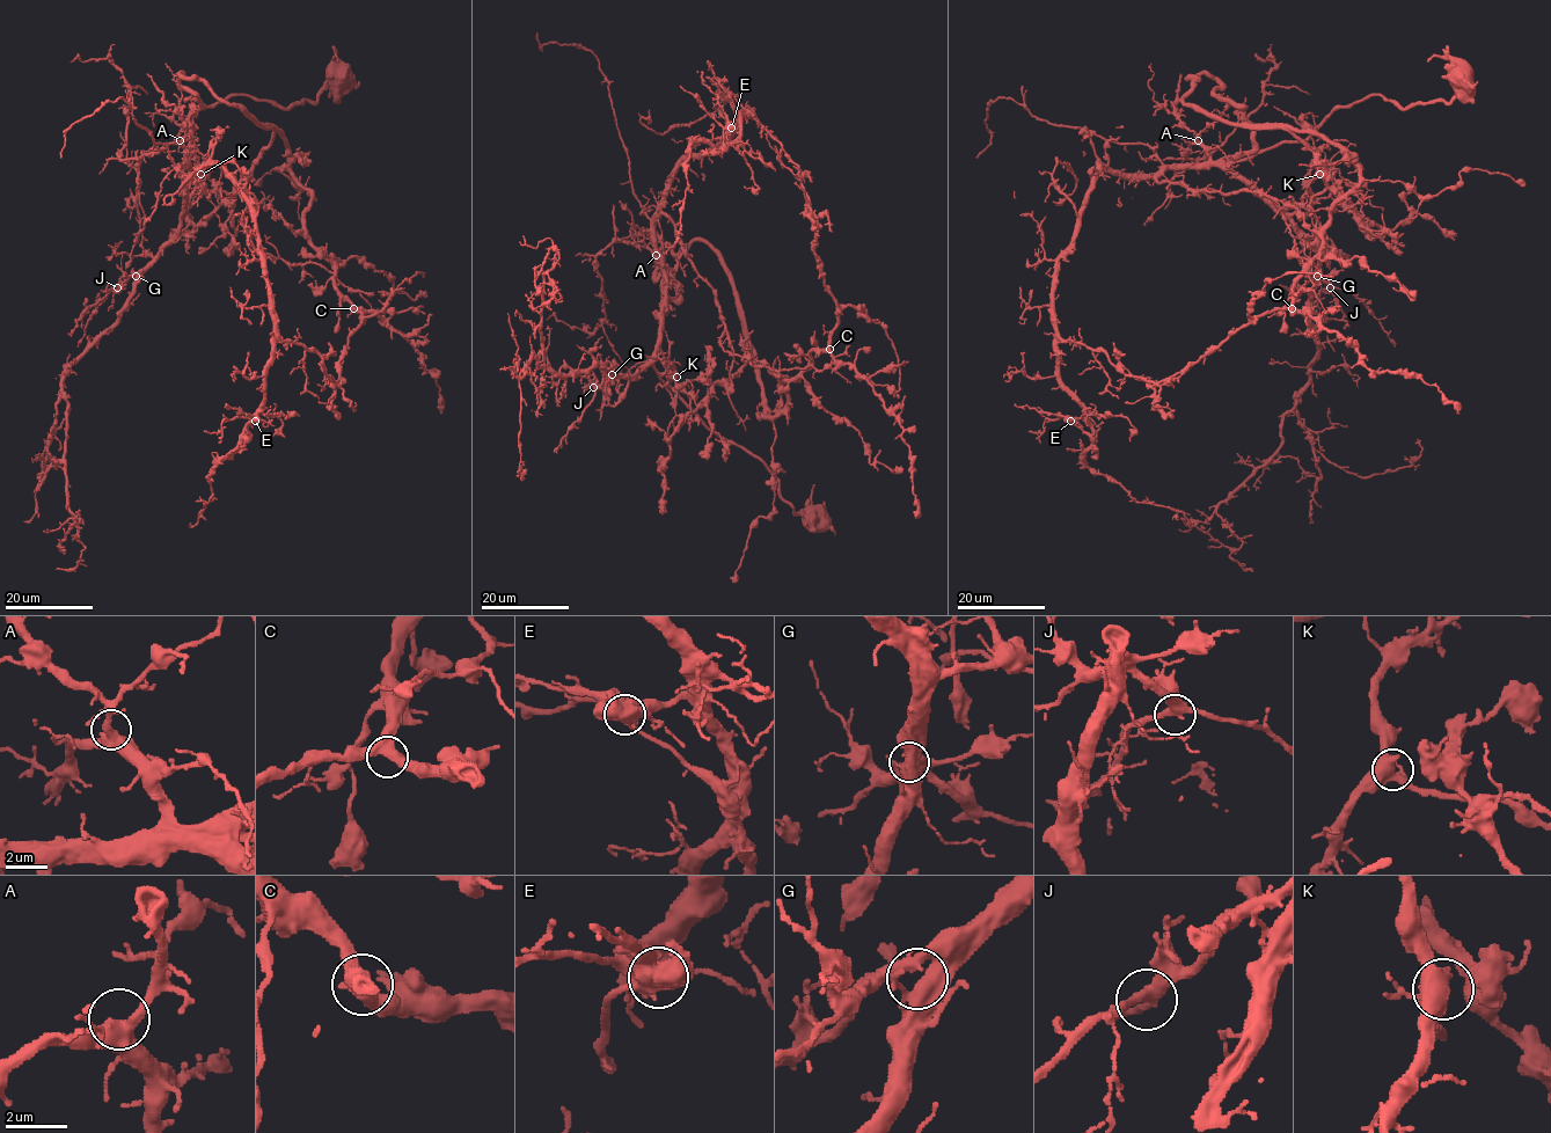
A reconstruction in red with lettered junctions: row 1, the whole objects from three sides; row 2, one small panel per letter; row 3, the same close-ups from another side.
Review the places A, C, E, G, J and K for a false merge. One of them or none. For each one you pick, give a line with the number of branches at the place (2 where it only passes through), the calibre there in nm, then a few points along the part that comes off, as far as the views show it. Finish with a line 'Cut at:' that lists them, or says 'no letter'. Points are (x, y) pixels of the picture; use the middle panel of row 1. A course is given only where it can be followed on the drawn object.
E: Branches: 4. Thickness 750 nm. Course of the part to remove: (730, 126), (724, 130), (724, 146), (719, 151), (704, 153), (701, 150)
Cut at: E

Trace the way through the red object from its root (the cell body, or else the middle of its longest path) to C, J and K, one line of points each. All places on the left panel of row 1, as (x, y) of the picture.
C: (343, 77), (314, 103), (202, 107), (177, 136), (177, 169), (246, 194), (254, 248), (335, 270), (353, 308)
J: (343, 77), (314, 103), (283, 108), (231, 95), (202, 107), (177, 136), (190, 165), (180, 232), (117, 287)
K: (343, 77), (314, 103), (283, 108), (231, 95), (202, 107), (177, 136), (190, 165), (184, 213), (200, 174)

